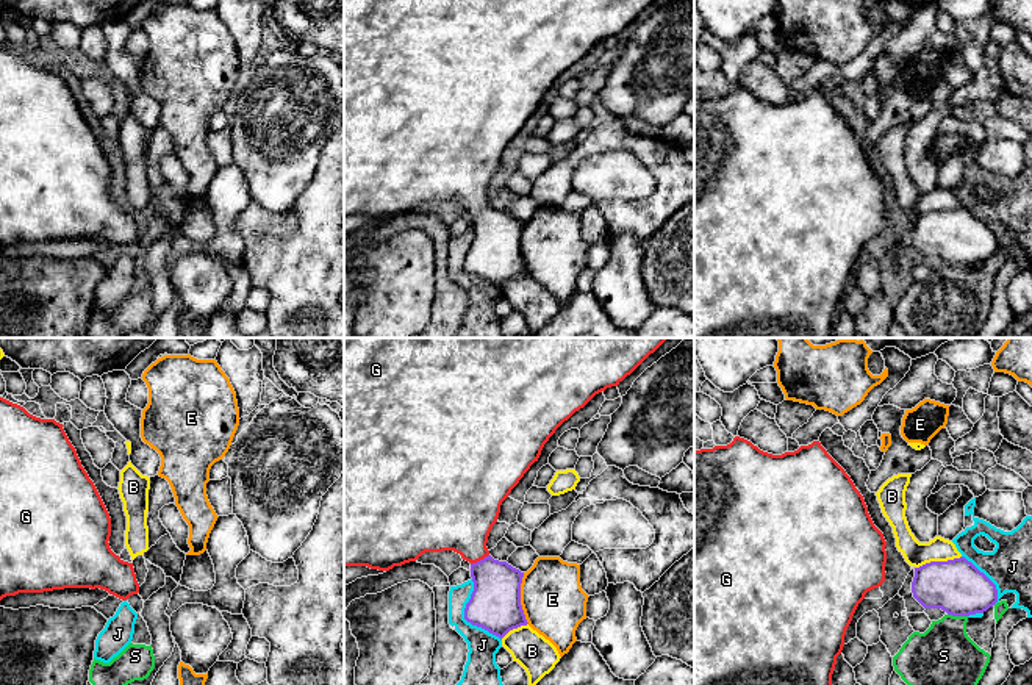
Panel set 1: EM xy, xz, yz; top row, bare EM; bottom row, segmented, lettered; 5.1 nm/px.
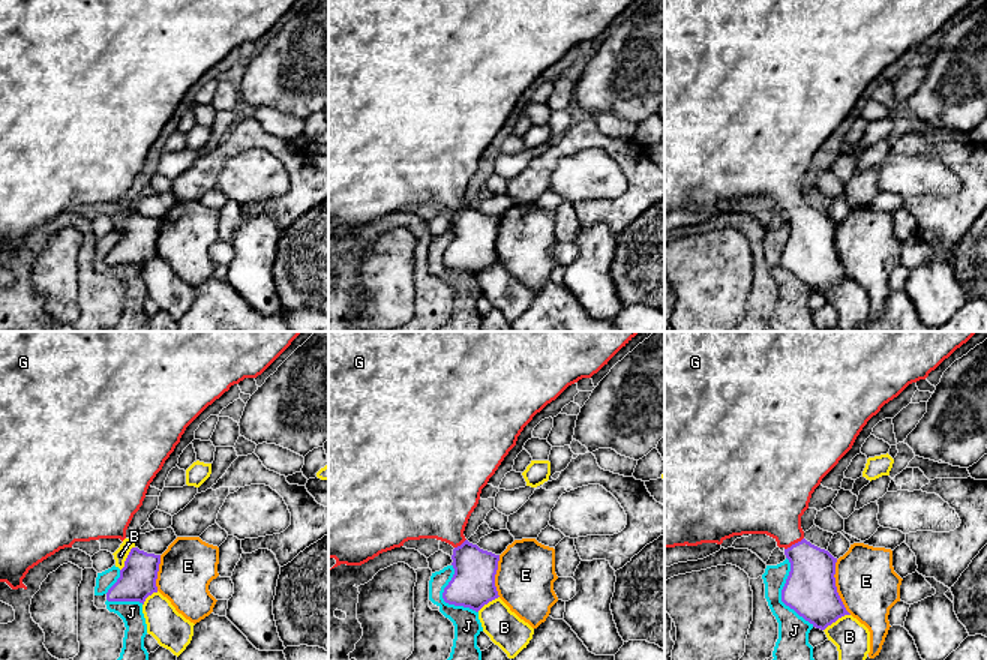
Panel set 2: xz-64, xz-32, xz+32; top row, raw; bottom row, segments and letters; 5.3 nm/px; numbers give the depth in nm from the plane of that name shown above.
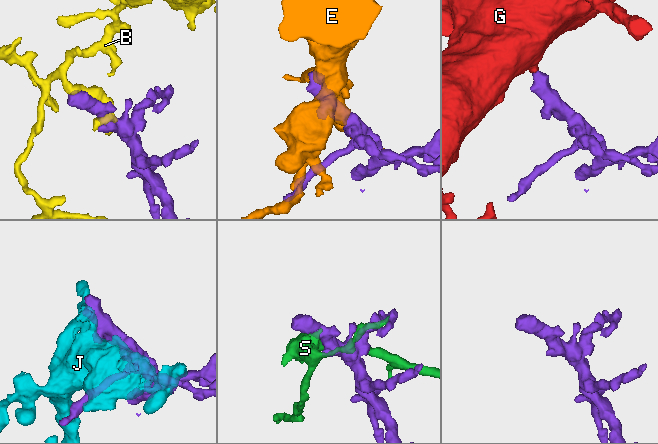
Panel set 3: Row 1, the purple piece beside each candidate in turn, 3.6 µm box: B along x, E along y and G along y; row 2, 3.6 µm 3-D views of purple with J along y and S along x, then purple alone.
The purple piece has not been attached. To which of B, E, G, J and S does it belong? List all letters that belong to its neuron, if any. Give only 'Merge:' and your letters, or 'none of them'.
Merge: G

